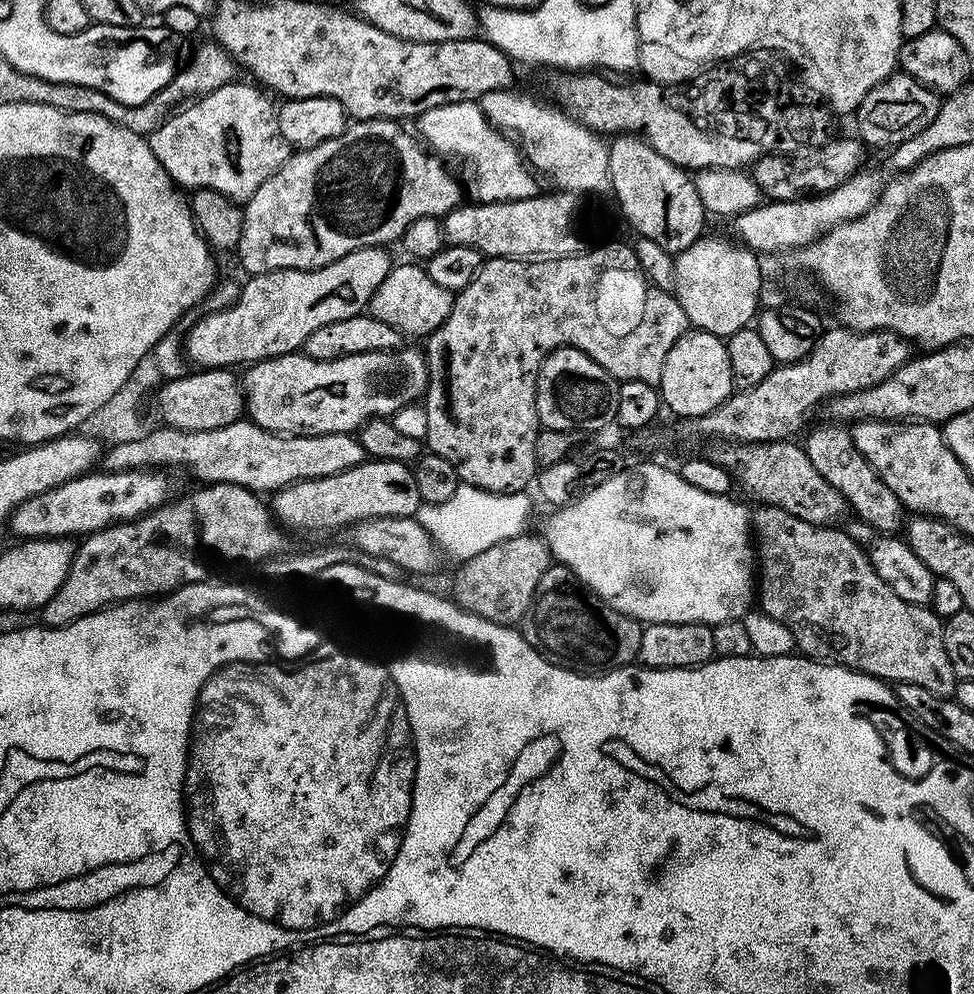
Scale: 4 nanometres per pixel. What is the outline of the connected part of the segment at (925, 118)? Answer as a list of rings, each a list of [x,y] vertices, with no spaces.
[[[897,70],[881,84],[874,86],[874,90],[866,94],[866,98],[862,98],[859,108],[854,113],[859,128],[859,139],[865,145],[873,144],[876,148],[891,150],[896,145],[906,142],[906,138],[914,138],[914,134],[926,130],[926,126],[934,122],[941,103],[941,97],[931,88],[918,82],[907,72]]]

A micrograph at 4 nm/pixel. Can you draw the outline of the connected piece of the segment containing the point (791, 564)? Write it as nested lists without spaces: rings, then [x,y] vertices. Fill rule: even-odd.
[[[765,504],[751,509],[750,531],[758,561],[759,611],[782,622],[782,626],[794,634],[796,648],[809,660],[841,664],[843,668],[877,676],[893,685],[913,684],[932,696],[955,697],[958,681],[954,666],[950,666],[950,657],[946,655],[944,620],[931,607],[898,598],[898,594],[878,578],[865,549],[856,545],[854,537],[838,529],[803,521],[776,505]]]

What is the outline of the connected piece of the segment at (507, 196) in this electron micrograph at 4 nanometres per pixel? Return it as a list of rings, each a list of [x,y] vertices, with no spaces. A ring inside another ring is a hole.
[[[463,100],[438,106],[434,110],[426,110],[422,115],[415,117],[414,124],[419,139],[435,155],[449,161],[461,160],[472,171],[472,181],[466,184],[466,188],[467,191],[468,188],[472,191],[473,201],[493,204],[503,200],[525,200],[541,195],[542,188],[536,185],[537,173],[526,163],[521,149],[488,119],[488,115],[477,101]]]

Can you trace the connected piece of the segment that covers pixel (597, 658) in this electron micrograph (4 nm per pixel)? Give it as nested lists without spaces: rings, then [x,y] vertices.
[[[549,563],[546,574],[538,581],[538,590],[518,631],[542,658],[572,672],[599,674],[627,668],[640,655],[641,621],[611,608],[590,586],[586,586],[564,564]]]

